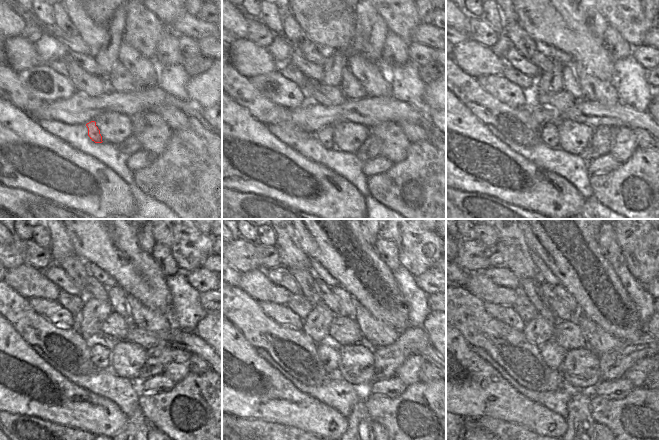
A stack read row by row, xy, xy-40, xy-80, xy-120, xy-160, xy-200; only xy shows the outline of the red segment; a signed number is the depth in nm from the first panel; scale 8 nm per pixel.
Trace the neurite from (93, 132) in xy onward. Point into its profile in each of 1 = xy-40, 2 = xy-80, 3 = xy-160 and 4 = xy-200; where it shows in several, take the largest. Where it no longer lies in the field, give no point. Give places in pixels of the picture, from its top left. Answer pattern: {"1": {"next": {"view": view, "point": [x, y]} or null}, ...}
{"1": {"next": {"view": "xy-40", "point": [324, 135]}}, "2": {"next": {"view": "xy-80", "point": [549, 132]}}, "3": {"next": {"view": "xy-160", "point": [328, 353]}}, "4": {"next": {"view": "xy-200", "point": [553, 355]}}}

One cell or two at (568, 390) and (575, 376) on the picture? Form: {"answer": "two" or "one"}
{"answer": "two"}

